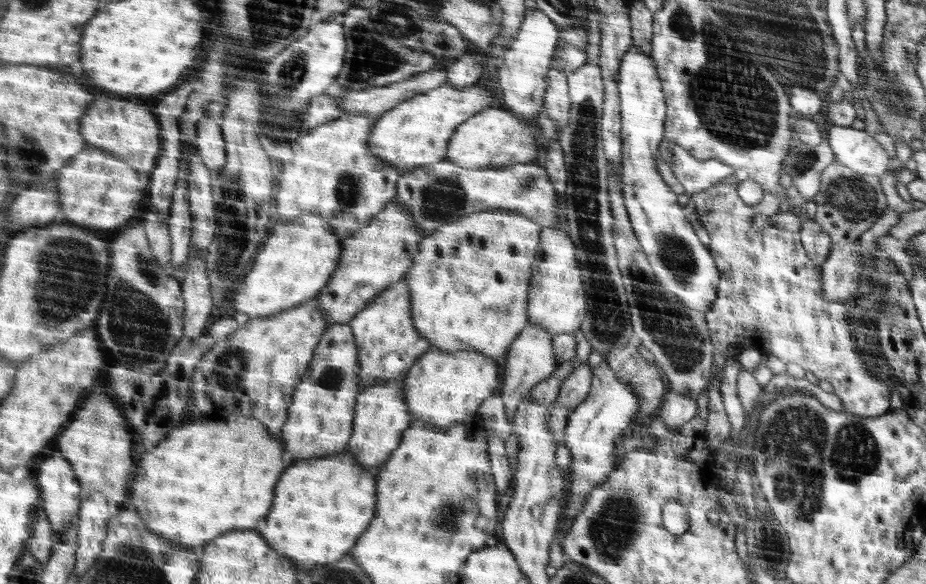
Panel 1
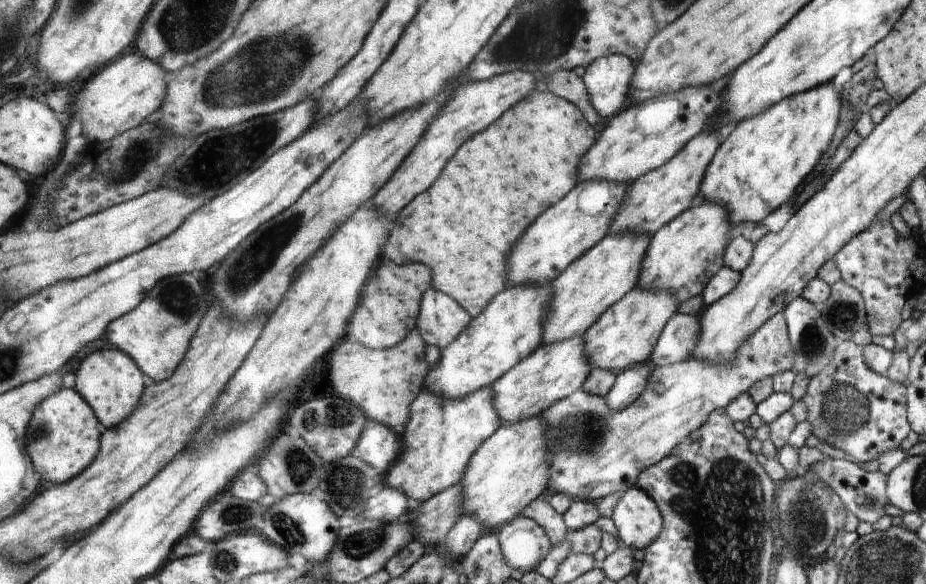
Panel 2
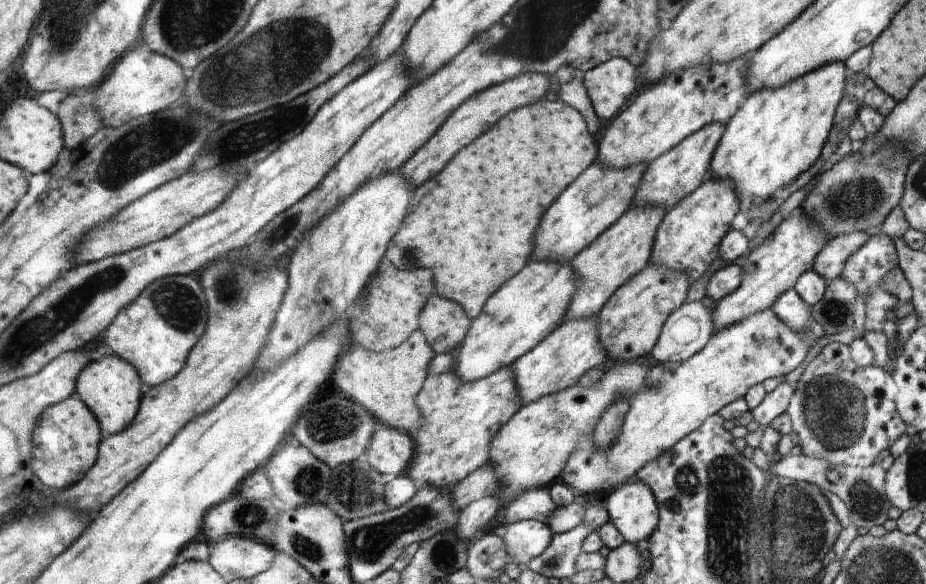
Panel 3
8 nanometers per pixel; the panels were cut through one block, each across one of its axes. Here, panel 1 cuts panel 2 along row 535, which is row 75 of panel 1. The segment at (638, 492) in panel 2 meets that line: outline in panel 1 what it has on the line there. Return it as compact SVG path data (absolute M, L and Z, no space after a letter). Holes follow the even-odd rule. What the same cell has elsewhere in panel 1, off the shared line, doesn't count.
M632 46L624 55L617 80L622 108L622 192L636 237L663 287L679 296L688 308L708 313L718 296L720 274L708 248L698 240L686 220L676 200L677 194L658 174L656 157L665 138L667 103L663 81L651 53Z

